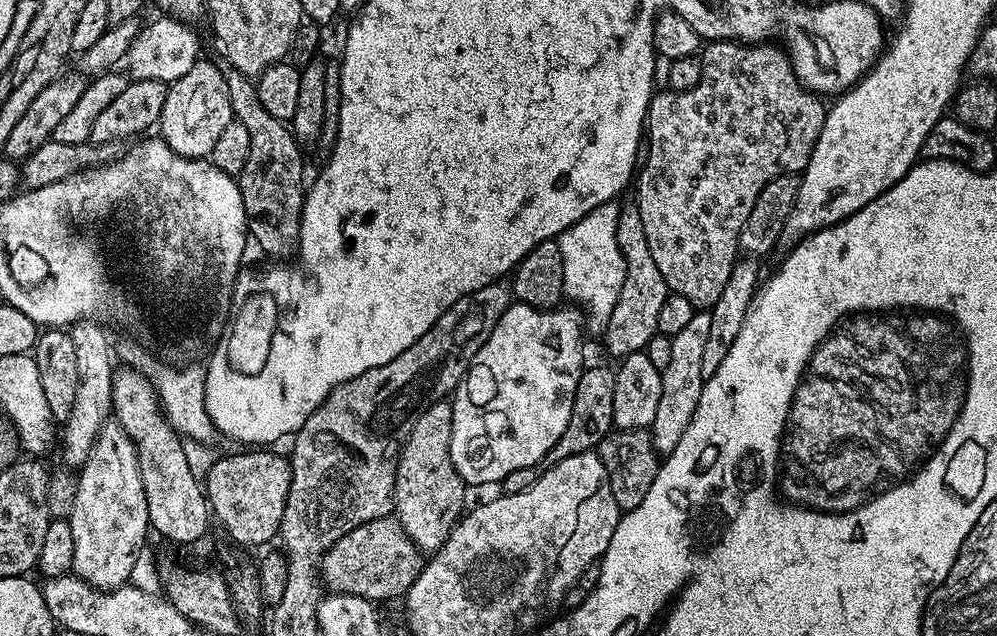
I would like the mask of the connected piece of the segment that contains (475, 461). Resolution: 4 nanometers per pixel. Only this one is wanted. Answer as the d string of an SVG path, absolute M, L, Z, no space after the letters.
M512 303L509 308L498 318L494 330L487 333L484 345L472 356L472 364L466 375L460 380L454 395L451 397L452 406L452 433L450 434L450 462L454 462L454 470L462 477L465 485L496 484L499 485L514 470L522 470L522 466L539 464L541 458L554 447L558 438L562 438L562 430L566 430L566 422L570 422L570 410L574 406L574 390L578 386L578 378L586 367L584 352L580 347L584 344L585 329L582 327L582 313L575 306L557 306L547 310L531 308L529 304Z

